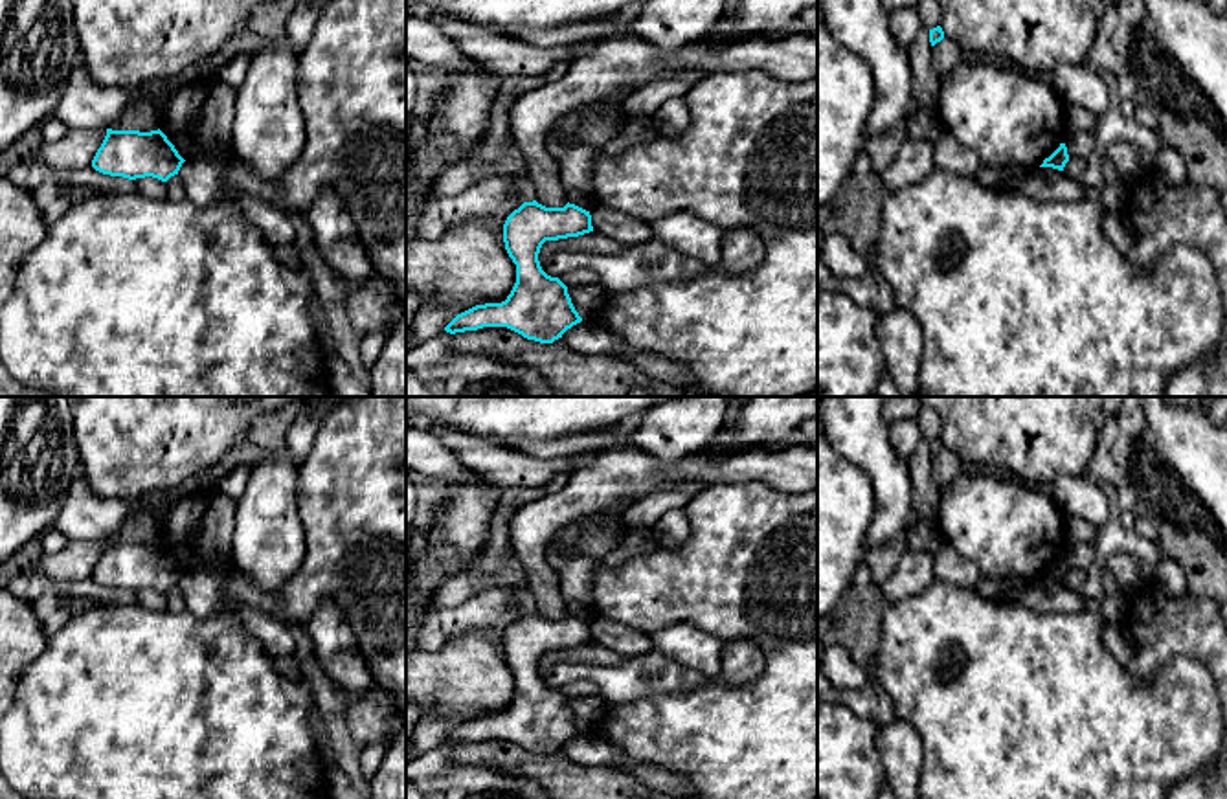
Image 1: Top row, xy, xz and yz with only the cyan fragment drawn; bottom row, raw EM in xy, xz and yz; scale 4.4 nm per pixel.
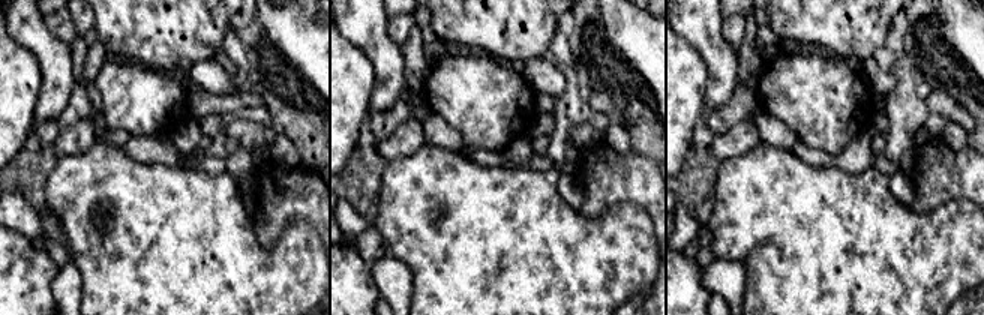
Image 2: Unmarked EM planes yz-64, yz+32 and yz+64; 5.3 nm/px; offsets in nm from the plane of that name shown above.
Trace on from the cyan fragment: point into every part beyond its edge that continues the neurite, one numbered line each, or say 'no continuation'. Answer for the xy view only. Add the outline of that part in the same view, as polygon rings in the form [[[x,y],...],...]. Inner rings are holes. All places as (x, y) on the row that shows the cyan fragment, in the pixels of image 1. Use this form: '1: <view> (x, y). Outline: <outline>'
no continuation

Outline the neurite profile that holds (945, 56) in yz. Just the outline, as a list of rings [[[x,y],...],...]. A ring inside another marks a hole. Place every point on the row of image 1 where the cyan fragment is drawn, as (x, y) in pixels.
[[[948,37],[931,46],[929,62],[939,79],[948,75],[961,61],[961,50]]]

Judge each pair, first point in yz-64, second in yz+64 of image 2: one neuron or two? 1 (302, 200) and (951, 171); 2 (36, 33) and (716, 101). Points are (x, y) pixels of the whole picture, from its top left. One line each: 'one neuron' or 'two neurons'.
1: one neuron
2: one neuron

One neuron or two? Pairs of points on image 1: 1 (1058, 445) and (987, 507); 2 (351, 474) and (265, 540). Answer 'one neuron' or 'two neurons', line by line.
1: two neurons
2: two neurons

